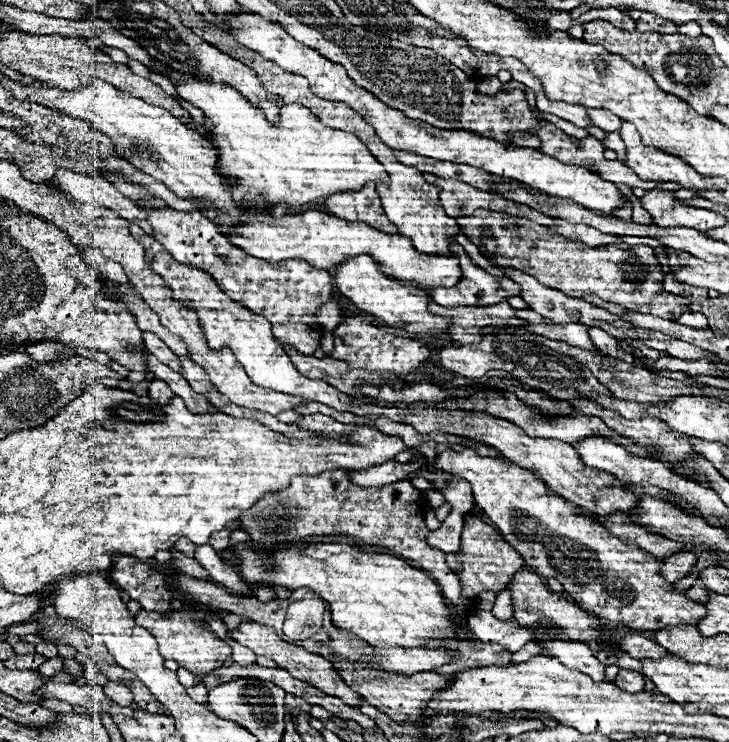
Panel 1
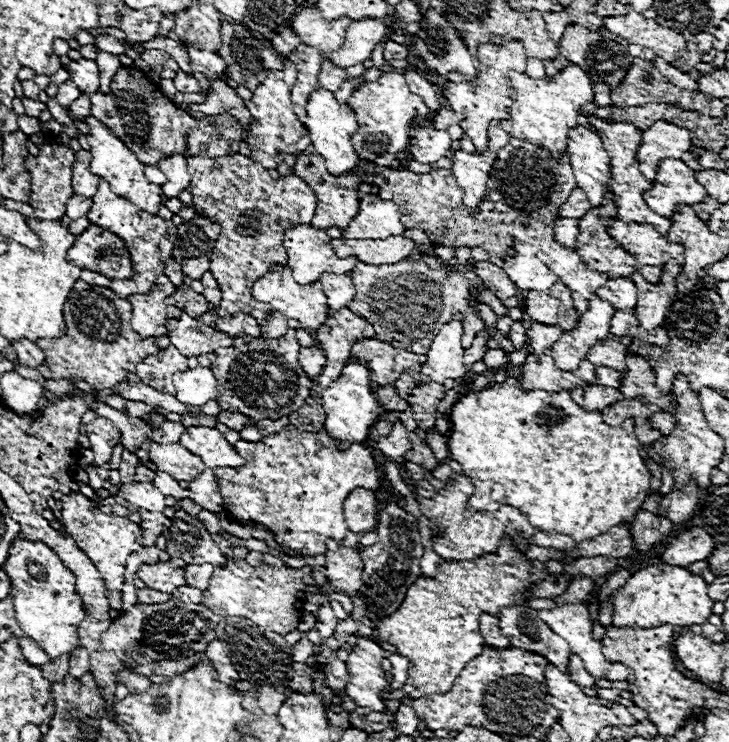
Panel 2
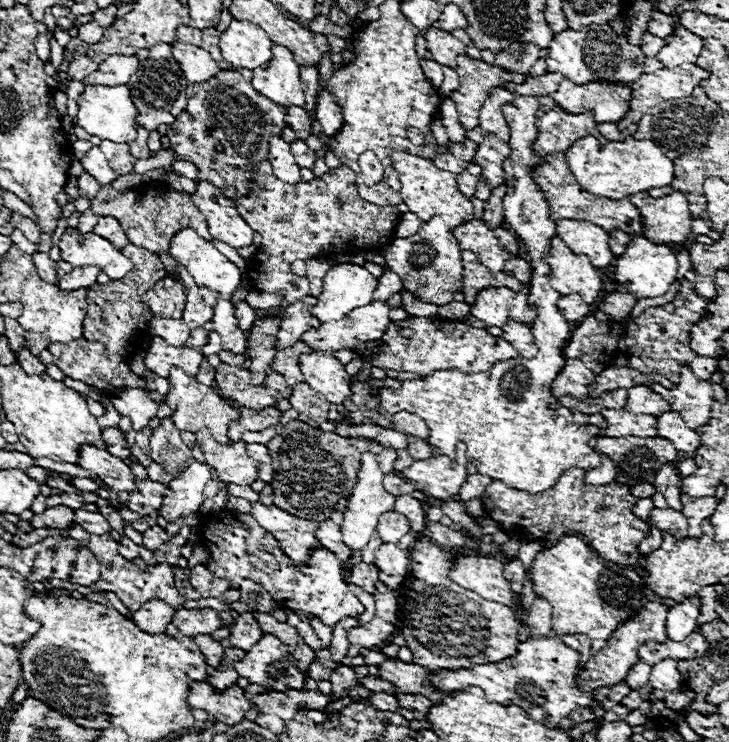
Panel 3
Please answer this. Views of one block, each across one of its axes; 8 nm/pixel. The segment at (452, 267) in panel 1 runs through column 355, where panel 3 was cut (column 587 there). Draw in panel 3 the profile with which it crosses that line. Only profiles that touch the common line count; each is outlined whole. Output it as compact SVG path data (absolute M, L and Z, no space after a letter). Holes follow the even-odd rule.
M560 220L556 234L572 248L572 252L586 254L596 268L606 268L614 260L608 246L608 234L602 228L596 228L596 224L584 220Z

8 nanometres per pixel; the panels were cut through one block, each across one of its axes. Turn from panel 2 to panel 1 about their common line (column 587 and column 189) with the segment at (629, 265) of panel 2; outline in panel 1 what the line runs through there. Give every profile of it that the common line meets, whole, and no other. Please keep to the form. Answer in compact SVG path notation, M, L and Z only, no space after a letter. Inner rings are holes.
M101 171L103 177L120 188L132 200L140 200L140 204L148 204L152 208L152 216L148 216L154 236L158 242L182 264L192 264L204 272L210 272L220 288L236 302L242 302L254 314L264 316L272 324L274 336L296 348L298 352L312 356L320 346L320 334L324 332L316 322L316 308L332 298L332 276L328 270L318 270L310 266L306 260L284 260L280 266L270 266L264 260L256 260L248 256L242 248L228 244L226 236L222 236L210 220L204 220L200 212L176 212L168 208L160 198L152 196L146 188L134 186L130 180L114 173ZM109 176L109 179L108 179ZM286 298L286 300L280 300ZM300 316L300 320L296 320Z

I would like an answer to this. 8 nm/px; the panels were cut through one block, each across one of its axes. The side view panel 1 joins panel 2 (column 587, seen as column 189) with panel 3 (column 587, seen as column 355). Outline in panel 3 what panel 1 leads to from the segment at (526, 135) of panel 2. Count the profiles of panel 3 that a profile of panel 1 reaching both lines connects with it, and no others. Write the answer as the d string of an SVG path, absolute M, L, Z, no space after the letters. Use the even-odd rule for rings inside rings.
M584 136L576 146L566 150L566 164L572 170L578 184L604 198L624 198L636 192L646 192L650 188L668 186L674 180L674 164L662 150L650 140L634 140L632 136L624 142L608 142L600 146L594 136Z

